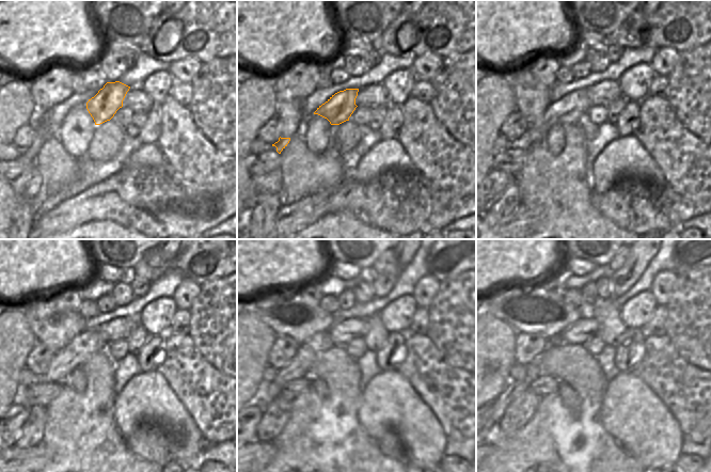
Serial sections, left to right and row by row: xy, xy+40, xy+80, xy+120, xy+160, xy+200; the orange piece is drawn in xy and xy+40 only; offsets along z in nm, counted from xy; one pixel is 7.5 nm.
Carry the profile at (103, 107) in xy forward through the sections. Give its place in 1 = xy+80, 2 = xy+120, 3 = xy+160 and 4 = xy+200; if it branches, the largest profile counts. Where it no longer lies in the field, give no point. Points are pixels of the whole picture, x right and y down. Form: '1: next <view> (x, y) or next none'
1: next xy+80 (570, 108)
2: next xy+120 (88, 343)
3: next xy+160 (300, 365)
4: next xy+200 (498, 407)

